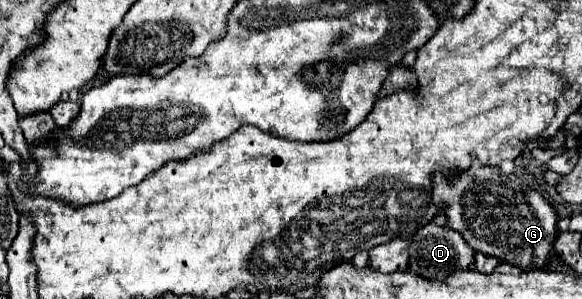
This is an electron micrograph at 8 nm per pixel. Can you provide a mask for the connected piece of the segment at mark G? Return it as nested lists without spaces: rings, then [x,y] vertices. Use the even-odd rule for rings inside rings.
[[[474,162],[470,170],[446,178],[446,174],[434,174],[432,202],[446,214],[446,226],[458,230],[474,252],[490,254],[500,262],[518,266],[524,272],[546,270],[554,256],[554,238],[558,238],[558,214],[556,208],[544,200],[544,196],[518,184],[514,174],[504,174],[498,166],[482,166]]]

